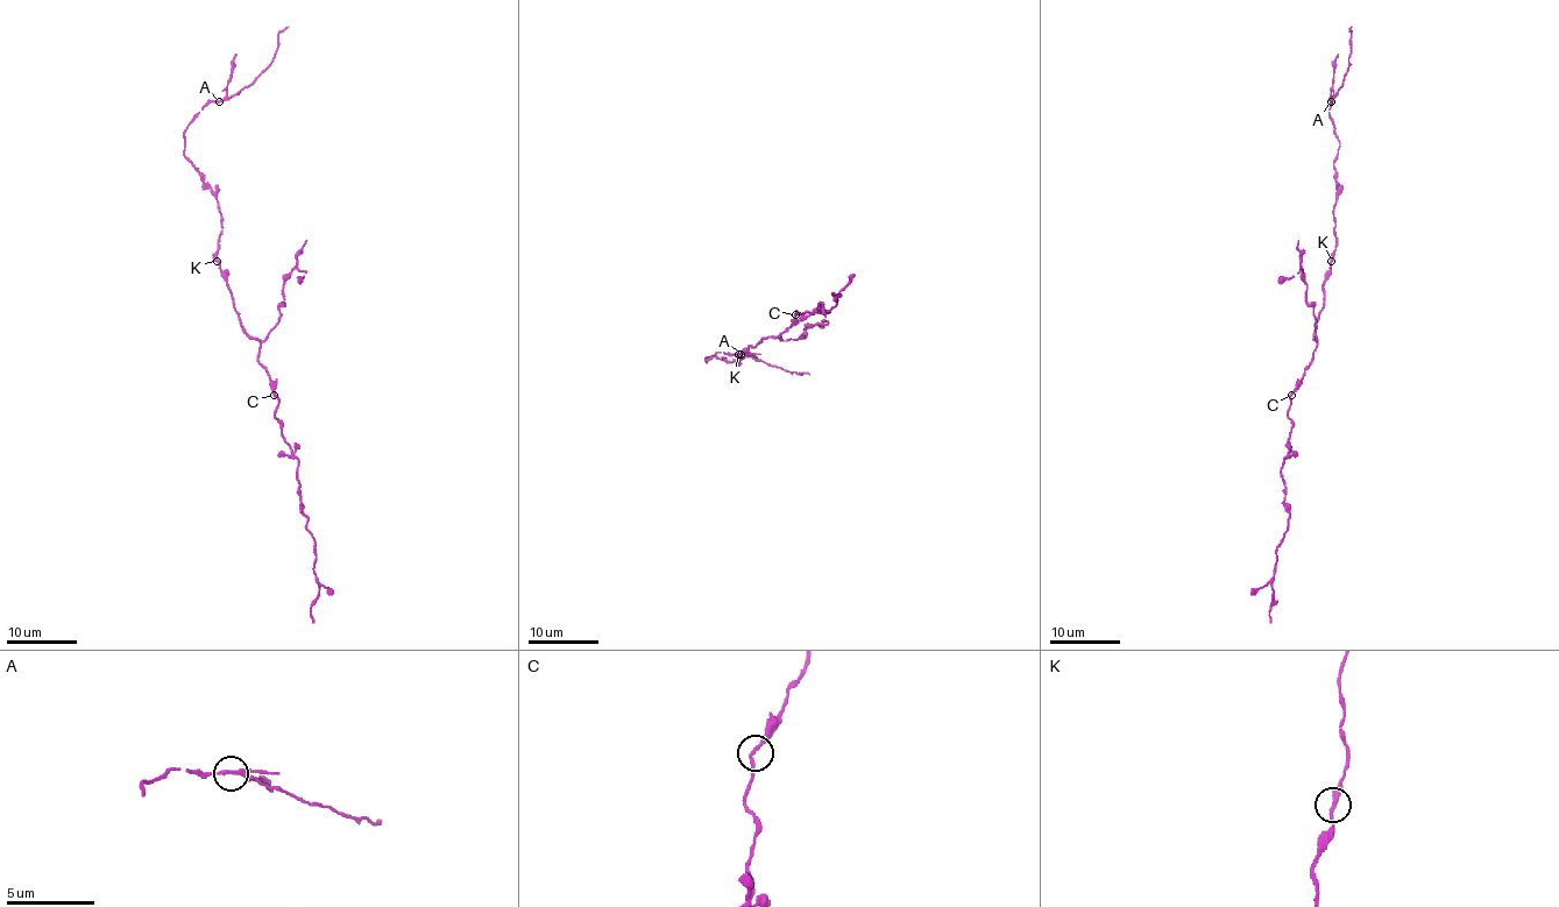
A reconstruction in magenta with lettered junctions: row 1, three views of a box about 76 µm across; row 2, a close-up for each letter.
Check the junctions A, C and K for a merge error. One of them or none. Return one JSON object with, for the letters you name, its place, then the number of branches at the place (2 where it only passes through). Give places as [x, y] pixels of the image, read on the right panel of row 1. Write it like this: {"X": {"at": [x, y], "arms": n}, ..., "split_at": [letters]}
{"A": {"at": [1331, 101], "arms": 2}, "split_at": ["A"]}

